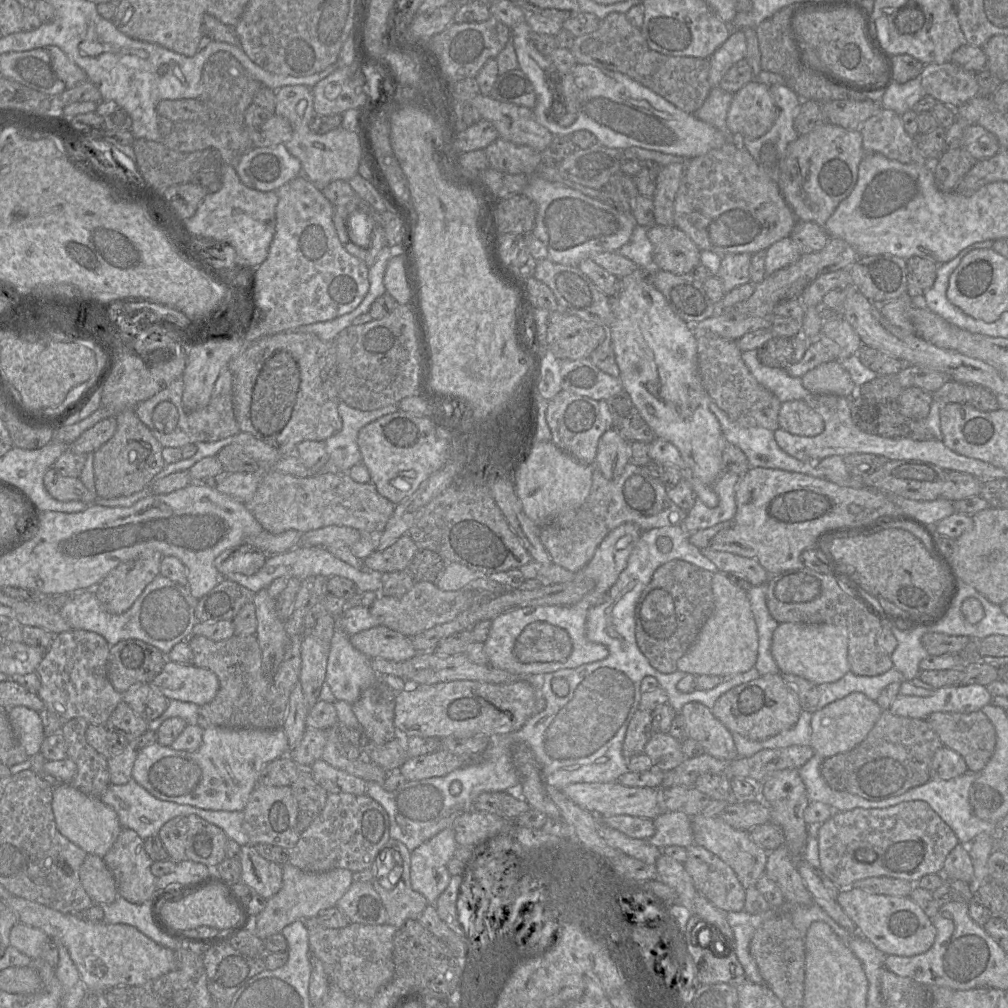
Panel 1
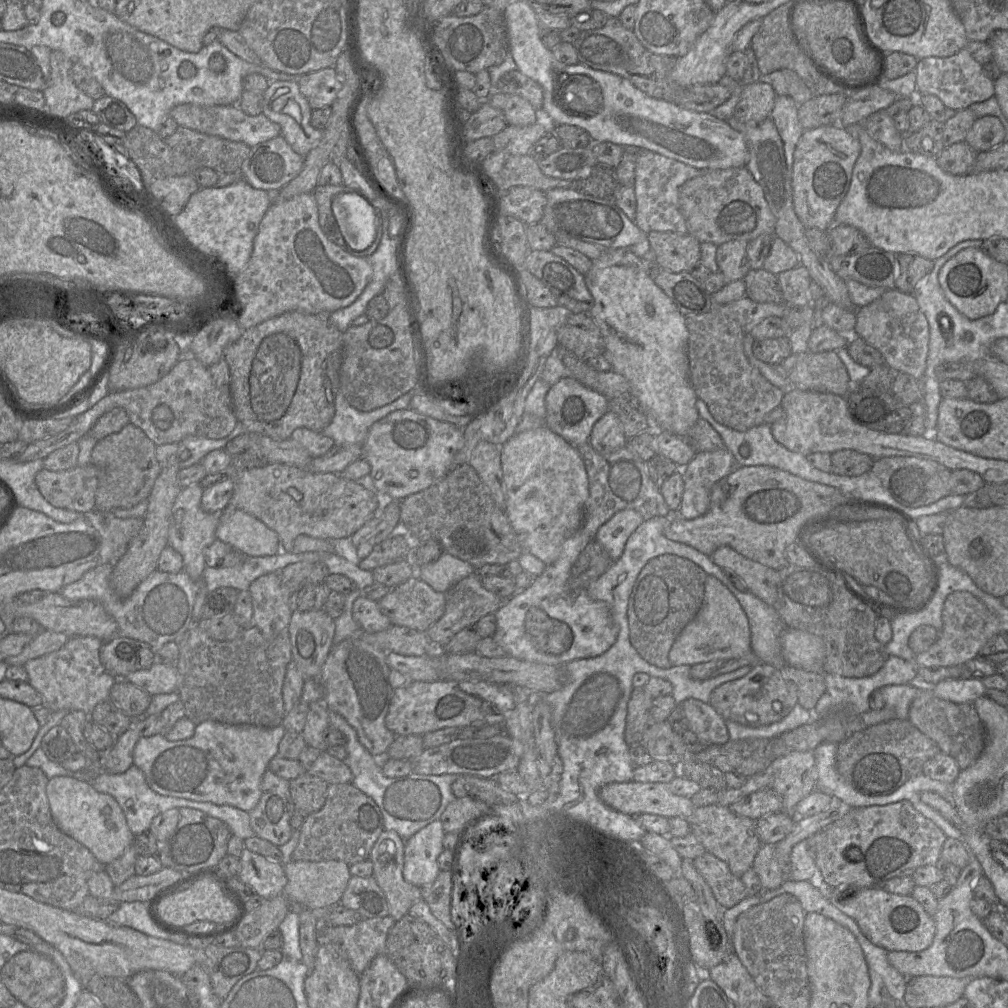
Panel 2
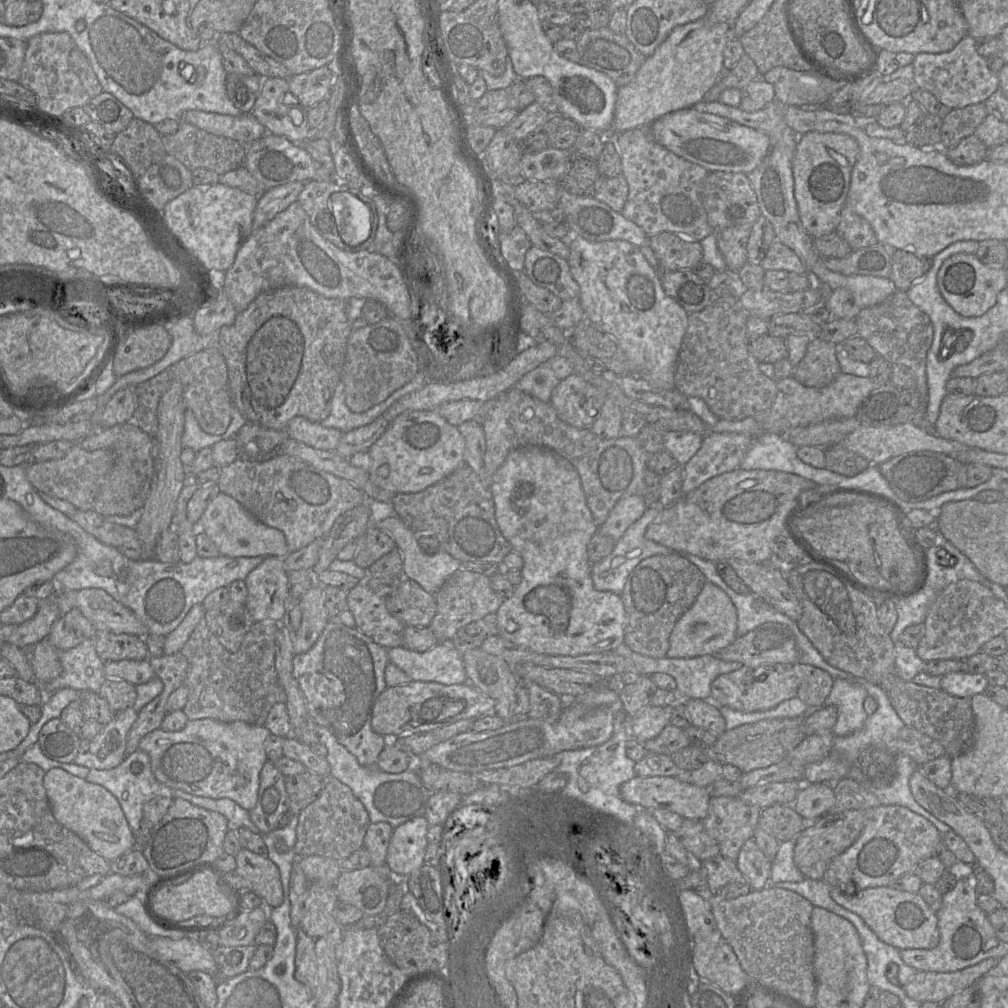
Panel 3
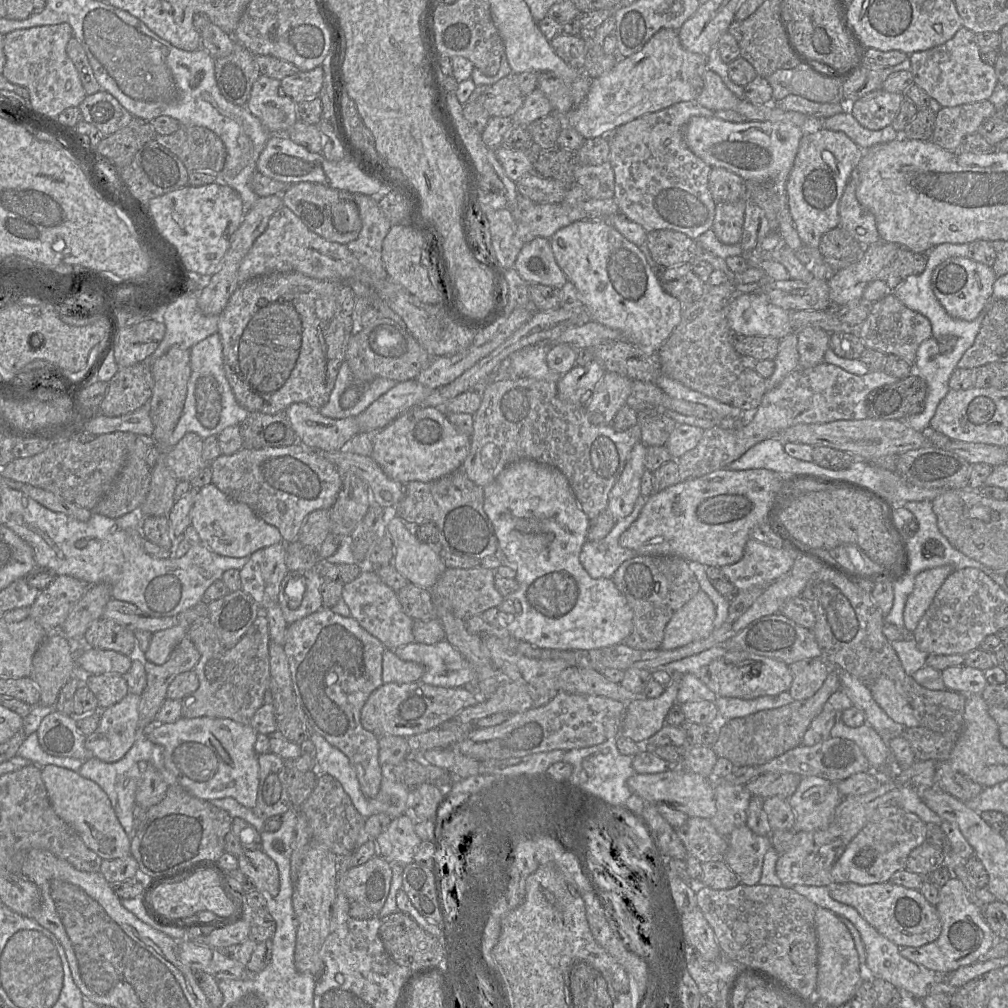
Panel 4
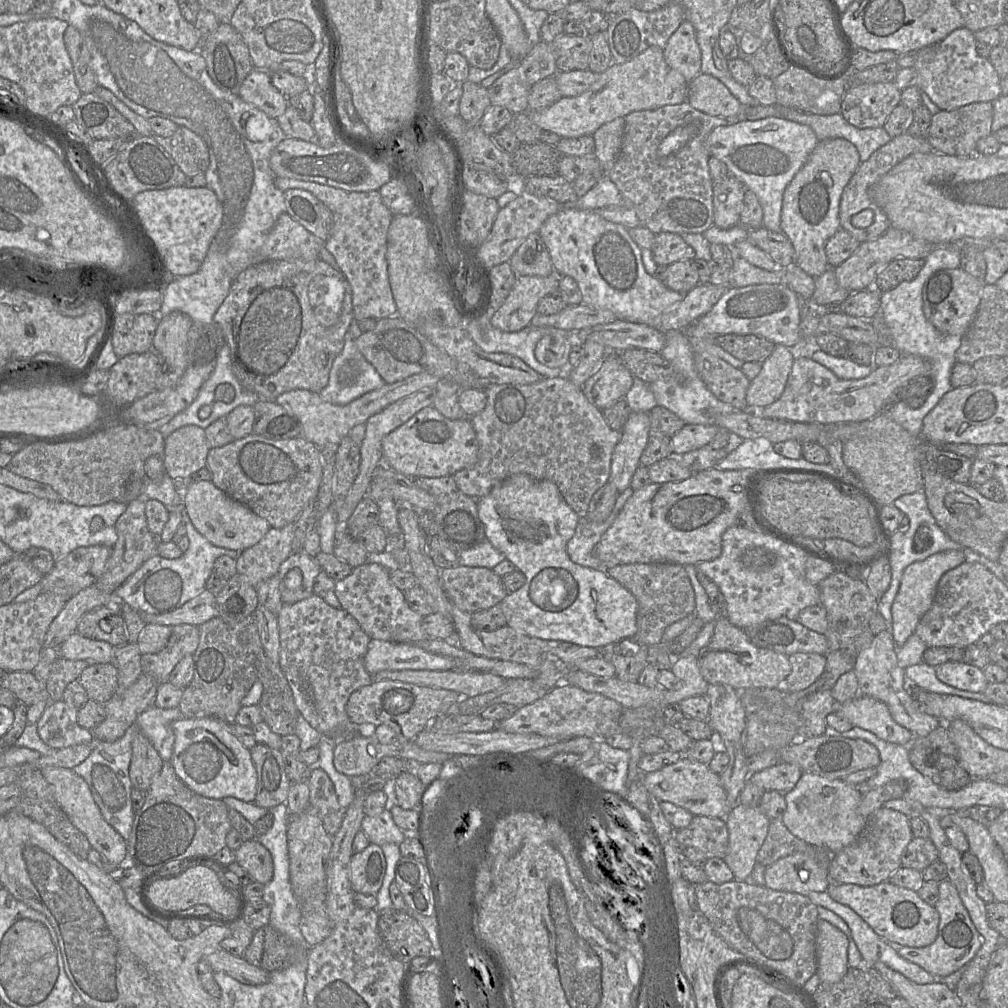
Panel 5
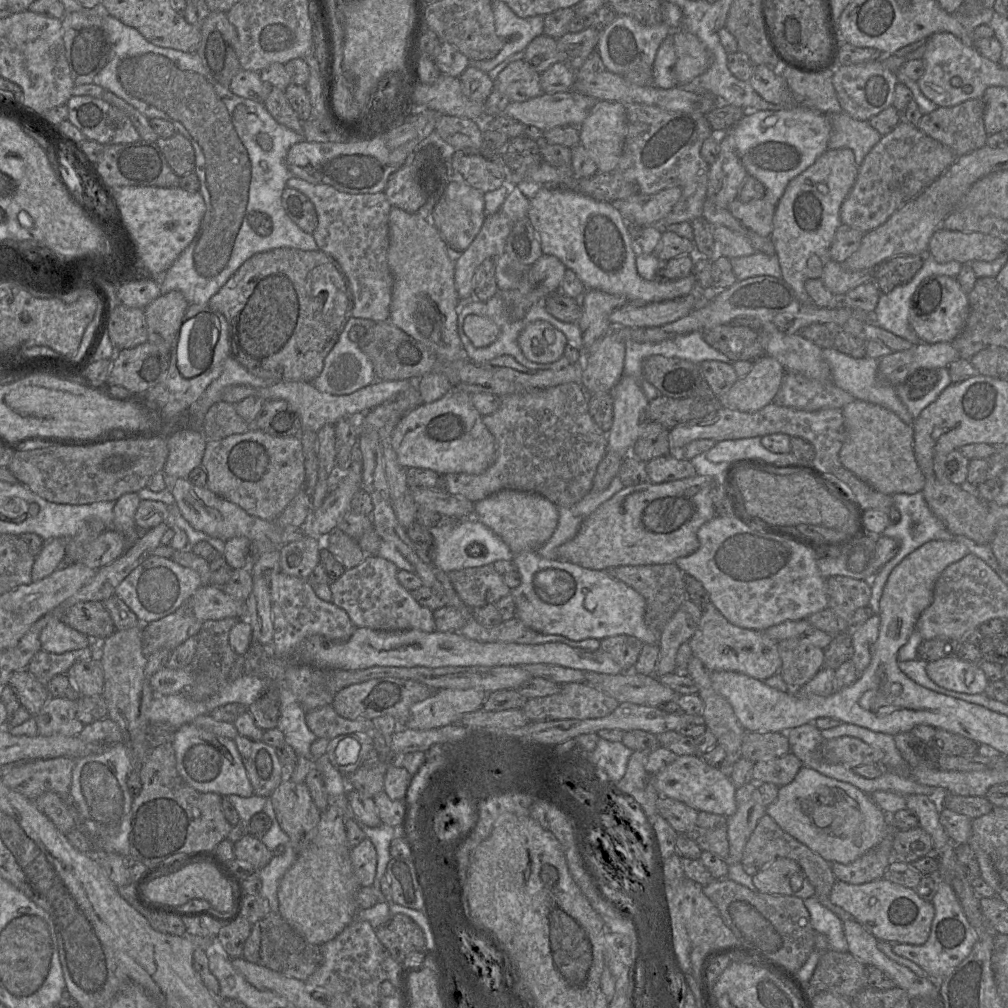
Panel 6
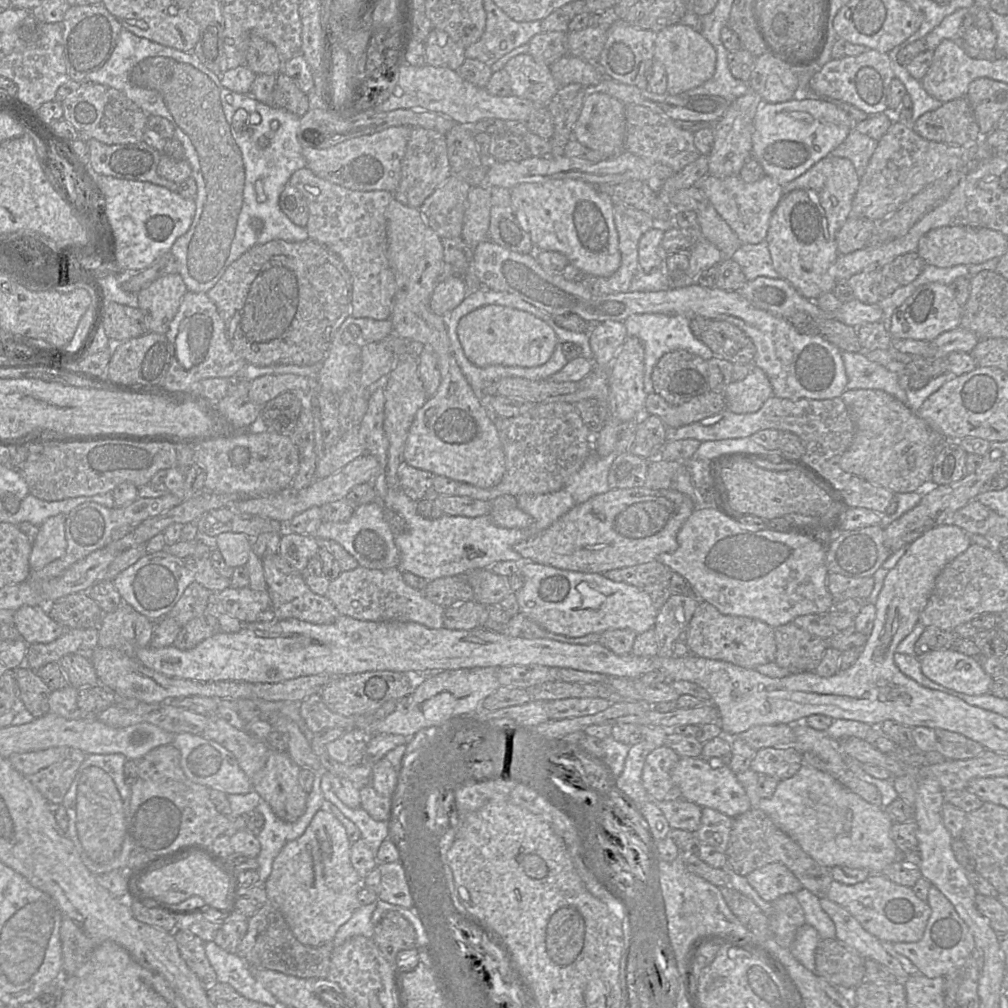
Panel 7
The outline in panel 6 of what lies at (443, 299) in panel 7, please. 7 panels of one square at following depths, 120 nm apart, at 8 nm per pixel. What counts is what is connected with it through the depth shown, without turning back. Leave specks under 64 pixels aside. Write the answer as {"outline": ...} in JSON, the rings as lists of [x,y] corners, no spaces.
{"outline":[[[519,182],[511,185],[510,193],[500,208],[492,215],[486,216],[485,221],[471,244],[460,254],[456,254],[454,281],[459,300],[467,300],[473,297],[473,275],[476,268],[486,259],[494,258],[505,252],[506,239],[513,225],[520,219],[527,217],[529,200],[539,184],[527,184]]]}

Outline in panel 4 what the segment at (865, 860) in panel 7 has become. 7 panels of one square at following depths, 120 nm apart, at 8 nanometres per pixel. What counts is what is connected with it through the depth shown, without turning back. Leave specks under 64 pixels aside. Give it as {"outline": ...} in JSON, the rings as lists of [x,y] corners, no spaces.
{"outline":[[[817,776],[802,777],[797,790],[788,798],[795,814],[794,831],[825,828],[842,799],[837,782]]]}

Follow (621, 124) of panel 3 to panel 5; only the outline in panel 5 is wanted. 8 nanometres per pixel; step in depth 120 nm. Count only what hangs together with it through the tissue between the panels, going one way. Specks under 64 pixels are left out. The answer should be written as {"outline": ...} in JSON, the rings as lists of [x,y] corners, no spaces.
{"outline":[[[651,46],[628,62],[612,63],[606,71],[597,75],[597,80],[582,94],[560,97],[549,107],[527,113],[531,121],[542,130],[556,133],[561,138],[592,136],[603,124],[631,112],[687,101],[688,85],[685,77],[667,64],[663,49]]]}

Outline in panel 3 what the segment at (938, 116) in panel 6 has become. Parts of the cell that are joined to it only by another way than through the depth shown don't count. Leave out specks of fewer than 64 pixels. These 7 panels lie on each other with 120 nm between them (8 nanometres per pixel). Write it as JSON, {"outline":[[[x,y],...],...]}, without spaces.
{"outline":[[[985,103],[952,109],[942,122],[940,149],[952,148],[964,138],[973,135],[989,114]]]}

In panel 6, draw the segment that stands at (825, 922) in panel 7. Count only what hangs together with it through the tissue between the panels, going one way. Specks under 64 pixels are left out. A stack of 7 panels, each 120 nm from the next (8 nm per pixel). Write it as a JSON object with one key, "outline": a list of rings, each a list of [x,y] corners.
{"outline":[[[812,896],[803,899],[804,905],[810,914],[813,929],[818,934],[823,934],[829,942],[829,949],[839,952],[848,951],[847,941],[843,930],[843,921],[818,899]]]}

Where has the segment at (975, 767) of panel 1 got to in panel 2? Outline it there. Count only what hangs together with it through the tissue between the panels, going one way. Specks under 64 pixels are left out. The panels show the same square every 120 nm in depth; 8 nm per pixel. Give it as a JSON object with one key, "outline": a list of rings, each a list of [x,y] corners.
{"outline":[[[919,689],[909,707],[908,720],[934,740],[941,752],[953,757],[960,769],[972,765],[986,744],[986,730],[973,702],[957,703],[935,696],[933,690]]]}

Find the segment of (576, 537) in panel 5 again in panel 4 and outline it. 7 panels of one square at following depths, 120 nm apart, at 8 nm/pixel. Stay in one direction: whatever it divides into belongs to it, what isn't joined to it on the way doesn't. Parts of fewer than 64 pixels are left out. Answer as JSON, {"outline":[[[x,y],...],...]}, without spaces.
{"outline":[[[640,495],[632,513],[617,521],[609,534],[599,541],[586,541],[579,560],[587,573],[594,579],[611,578],[618,567],[626,560],[637,555],[633,550],[624,548],[619,543],[621,534],[638,518],[646,499]]]}

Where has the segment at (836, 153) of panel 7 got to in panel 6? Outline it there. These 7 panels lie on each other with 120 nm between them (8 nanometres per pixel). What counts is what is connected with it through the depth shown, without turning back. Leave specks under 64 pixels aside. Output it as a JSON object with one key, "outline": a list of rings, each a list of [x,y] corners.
{"outline":[[[844,112],[825,115],[831,126],[828,149],[851,149],[856,164],[860,166],[882,135],[868,121],[853,119]]]}

